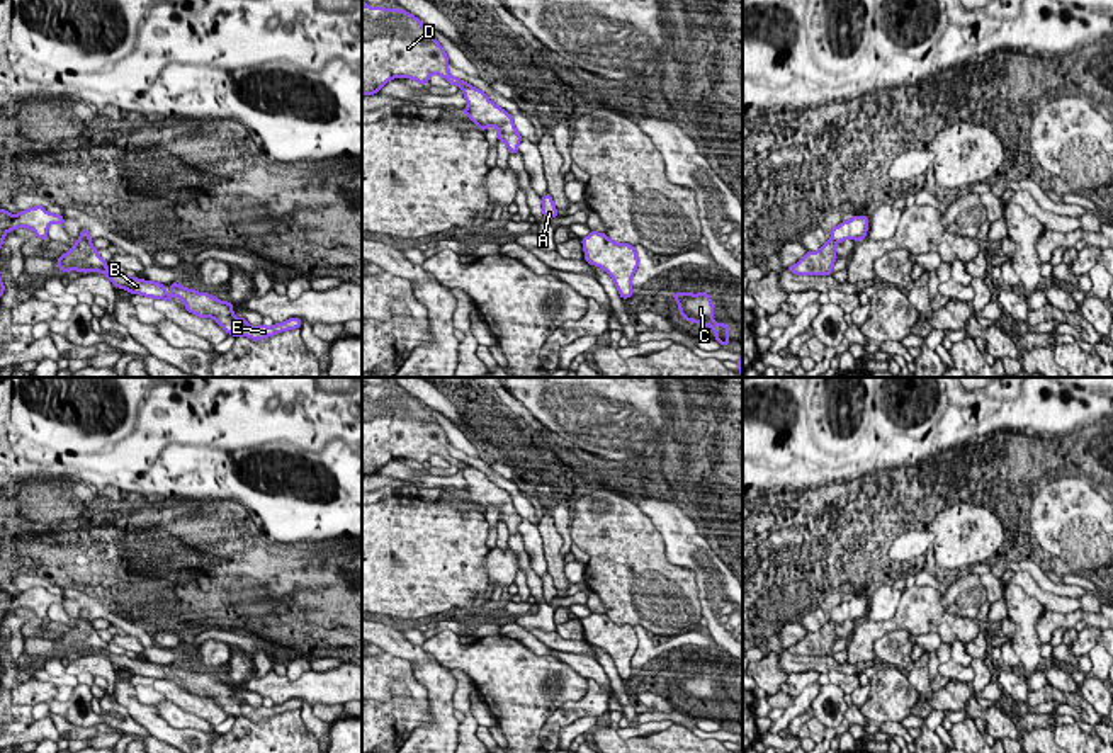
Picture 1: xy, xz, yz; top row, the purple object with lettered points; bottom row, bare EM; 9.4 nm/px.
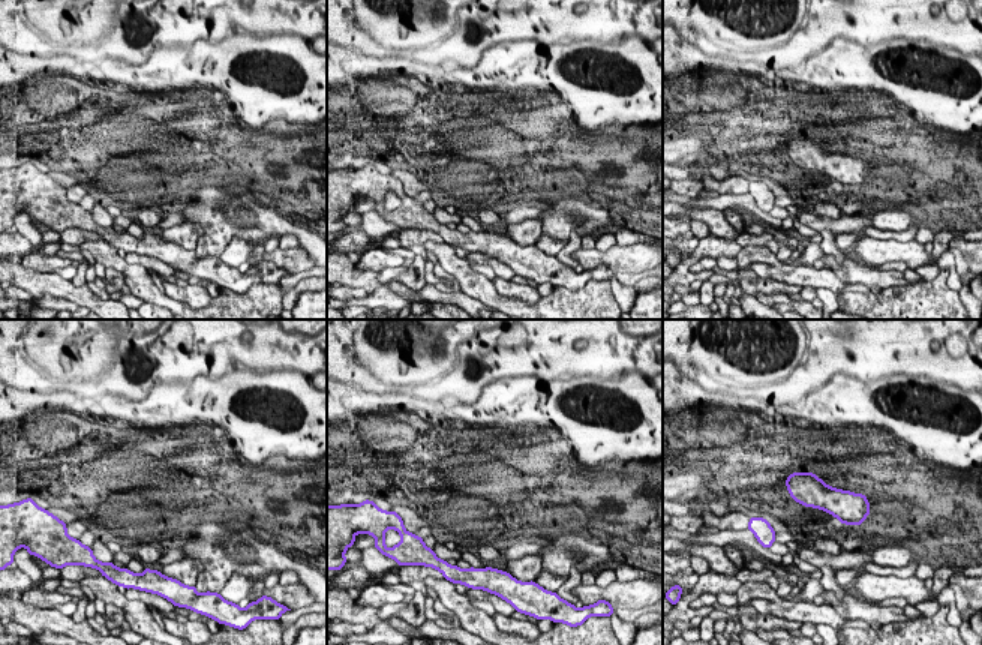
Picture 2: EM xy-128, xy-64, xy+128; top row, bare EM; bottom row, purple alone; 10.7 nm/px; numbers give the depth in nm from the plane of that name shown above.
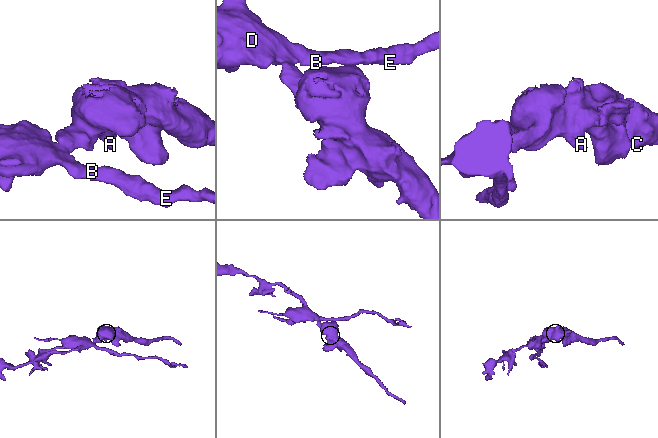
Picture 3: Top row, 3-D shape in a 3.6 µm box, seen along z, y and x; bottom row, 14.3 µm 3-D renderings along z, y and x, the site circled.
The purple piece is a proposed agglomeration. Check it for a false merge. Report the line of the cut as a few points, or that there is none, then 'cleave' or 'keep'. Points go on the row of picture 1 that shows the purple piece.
xz (469, 85), (463, 89) | cleave

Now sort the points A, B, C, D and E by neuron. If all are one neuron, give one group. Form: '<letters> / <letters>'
A C / B D E

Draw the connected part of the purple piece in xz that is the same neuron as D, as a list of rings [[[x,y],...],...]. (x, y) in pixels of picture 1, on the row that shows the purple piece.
[[[362,0],[362,95],[379,93],[393,78],[427,85],[432,75],[459,88],[467,82],[449,73],[449,56],[421,20],[406,10],[369,7]]]

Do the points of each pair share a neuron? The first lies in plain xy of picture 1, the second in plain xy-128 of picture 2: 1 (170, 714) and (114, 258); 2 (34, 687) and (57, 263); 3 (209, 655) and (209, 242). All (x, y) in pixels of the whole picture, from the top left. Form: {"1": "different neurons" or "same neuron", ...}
{"1": "different neurons", "2": "same neuron", "3": "different neurons"}

